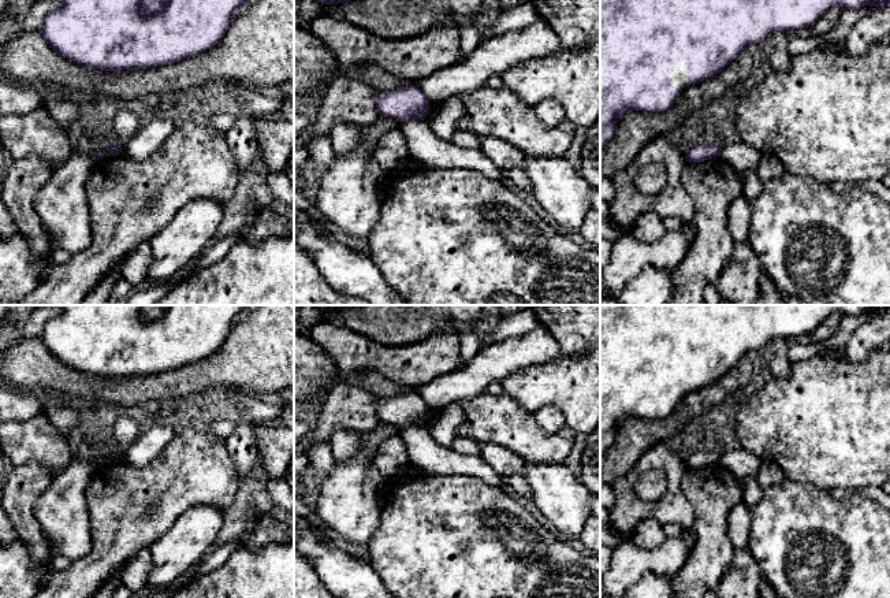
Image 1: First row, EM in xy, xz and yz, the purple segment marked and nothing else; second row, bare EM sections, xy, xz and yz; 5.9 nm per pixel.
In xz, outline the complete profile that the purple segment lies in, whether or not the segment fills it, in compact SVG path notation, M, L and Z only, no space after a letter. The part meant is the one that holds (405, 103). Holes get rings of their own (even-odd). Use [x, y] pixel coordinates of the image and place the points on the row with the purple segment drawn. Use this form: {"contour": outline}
{"contour": "M417 85L401 86L392 92L376 92L376 107L380 116L395 118L399 122L424 120L429 103Z"}

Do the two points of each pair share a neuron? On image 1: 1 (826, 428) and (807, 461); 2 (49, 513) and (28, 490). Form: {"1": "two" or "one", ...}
{"1": "one", "2": "two"}

